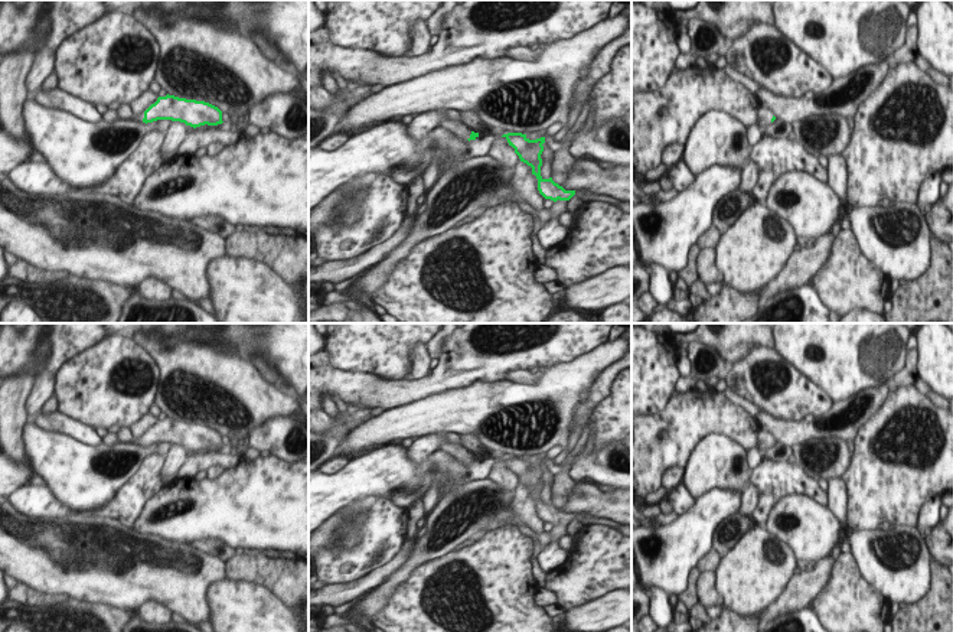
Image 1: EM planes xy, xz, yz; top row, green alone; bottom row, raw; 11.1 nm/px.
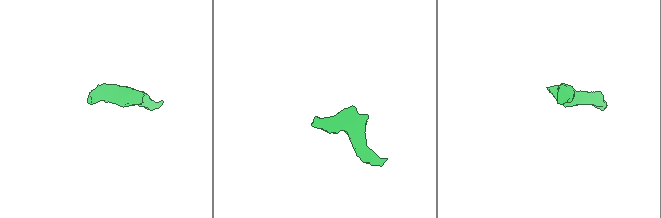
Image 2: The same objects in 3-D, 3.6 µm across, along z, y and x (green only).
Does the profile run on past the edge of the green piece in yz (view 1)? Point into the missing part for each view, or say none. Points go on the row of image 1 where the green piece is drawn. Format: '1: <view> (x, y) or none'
1: yz (764, 117)

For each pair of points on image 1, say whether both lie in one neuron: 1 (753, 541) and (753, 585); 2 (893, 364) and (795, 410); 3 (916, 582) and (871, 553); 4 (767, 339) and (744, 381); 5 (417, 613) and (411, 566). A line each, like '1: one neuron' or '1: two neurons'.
1: one neuron
2: two neurons
3: one neuron
4: two neurons
5: two neurons

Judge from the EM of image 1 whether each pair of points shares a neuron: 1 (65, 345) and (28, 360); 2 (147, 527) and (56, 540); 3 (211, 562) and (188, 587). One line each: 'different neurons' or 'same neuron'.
1: same neuron
2: different neurons
3: same neuron

